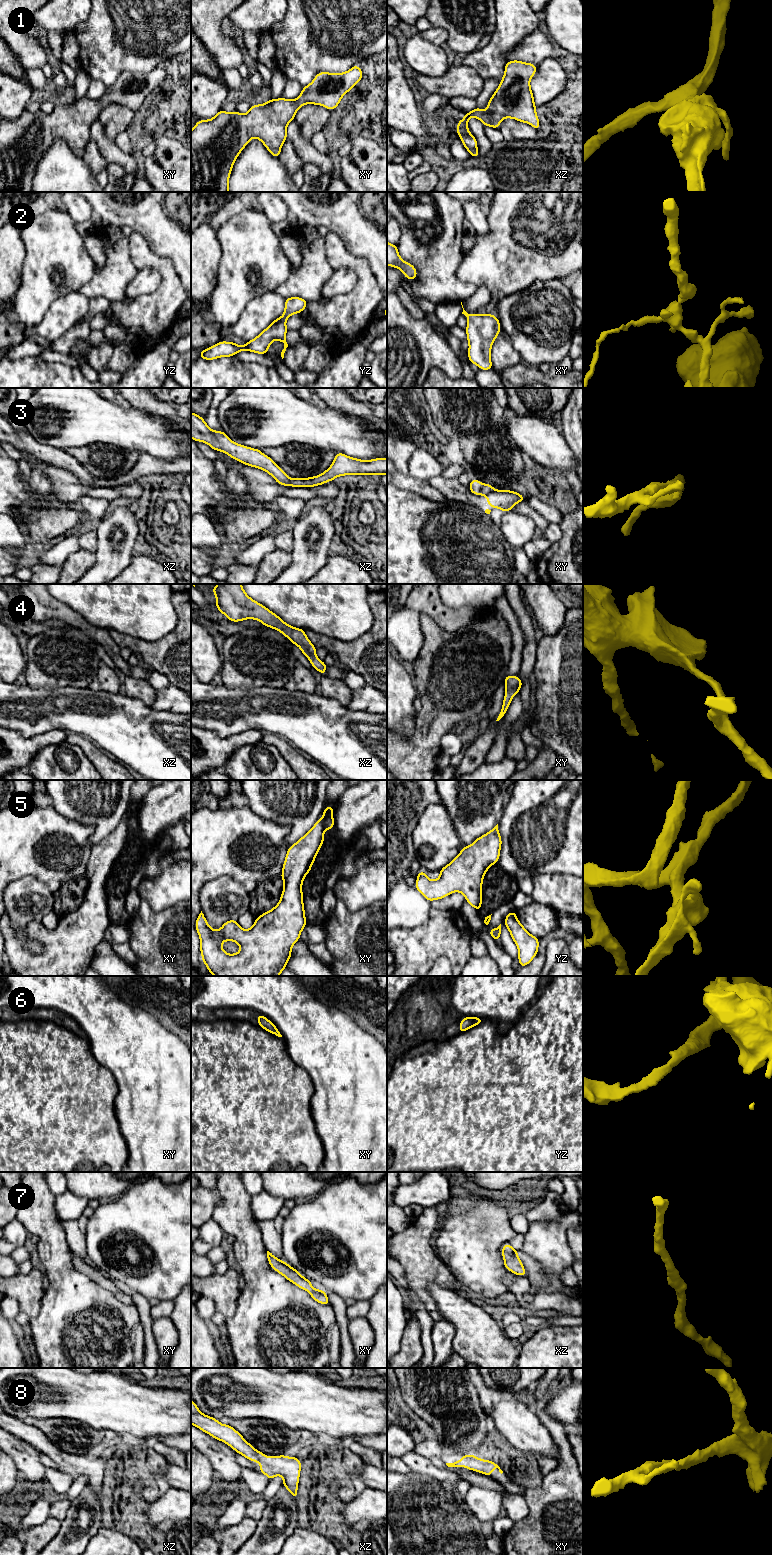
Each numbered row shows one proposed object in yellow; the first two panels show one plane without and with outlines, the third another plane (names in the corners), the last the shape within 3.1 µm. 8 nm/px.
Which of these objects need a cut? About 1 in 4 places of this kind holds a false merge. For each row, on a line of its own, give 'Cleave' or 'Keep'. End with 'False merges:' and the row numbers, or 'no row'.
1: Keep
2: Keep
3: Cleave
4: Keep
5: Keep
6: Keep
7: Keep
8: Keep
False merges: 3

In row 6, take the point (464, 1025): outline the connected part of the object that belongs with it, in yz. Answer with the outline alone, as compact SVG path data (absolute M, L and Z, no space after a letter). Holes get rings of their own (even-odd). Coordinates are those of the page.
M464 1017L459 1025L459 1033L467 1031L469 1028L479 1025L483 1022L479 1017Z

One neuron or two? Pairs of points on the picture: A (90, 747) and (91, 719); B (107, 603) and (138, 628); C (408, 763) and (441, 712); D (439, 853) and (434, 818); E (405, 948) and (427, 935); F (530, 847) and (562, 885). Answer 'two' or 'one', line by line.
A: two
B: one
C: one
D: one
E: one
F: two

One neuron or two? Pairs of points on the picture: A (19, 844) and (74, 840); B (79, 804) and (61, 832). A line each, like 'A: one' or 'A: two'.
A: one
B: two

